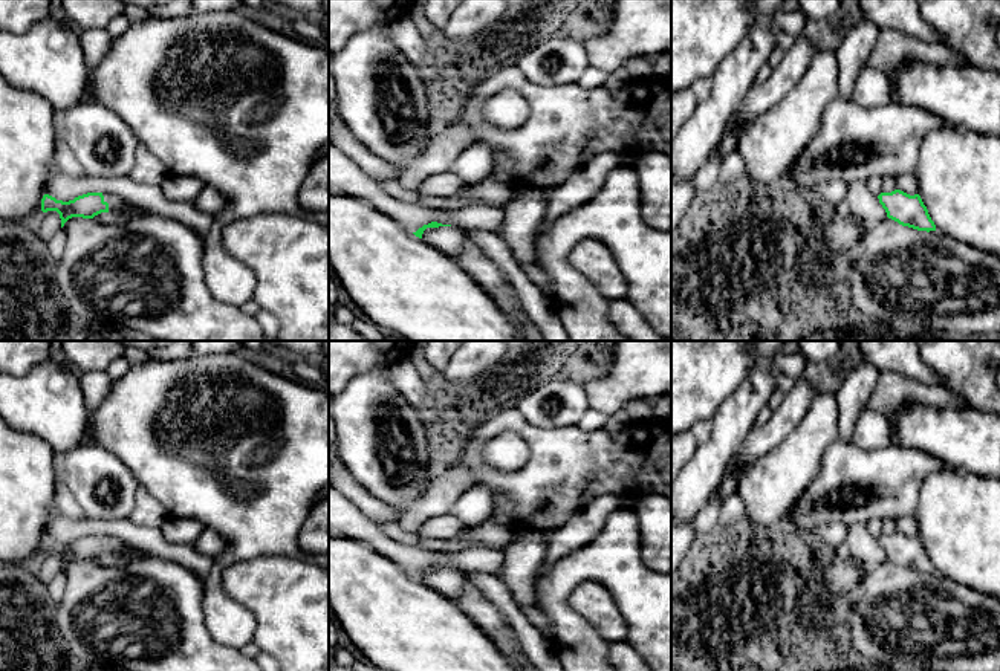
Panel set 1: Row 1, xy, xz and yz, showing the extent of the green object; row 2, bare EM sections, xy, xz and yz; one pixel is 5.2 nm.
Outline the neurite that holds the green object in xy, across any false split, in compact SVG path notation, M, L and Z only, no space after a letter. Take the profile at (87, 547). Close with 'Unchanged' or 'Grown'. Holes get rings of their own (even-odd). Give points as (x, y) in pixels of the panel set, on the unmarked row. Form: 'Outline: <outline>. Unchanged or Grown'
Outline: M87 535L69 544L57 543L52 538L44 536L41 541L41 553L57 553L61 561L61 570L72 559L93 561L101 555L128 555L130 558L148 555L148 552L138 552L124 541L107 535Z. Grown

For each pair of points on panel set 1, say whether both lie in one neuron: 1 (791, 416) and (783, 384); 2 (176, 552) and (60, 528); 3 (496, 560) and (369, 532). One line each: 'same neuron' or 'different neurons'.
1: different neurons
2: same neuron
3: same neuron

